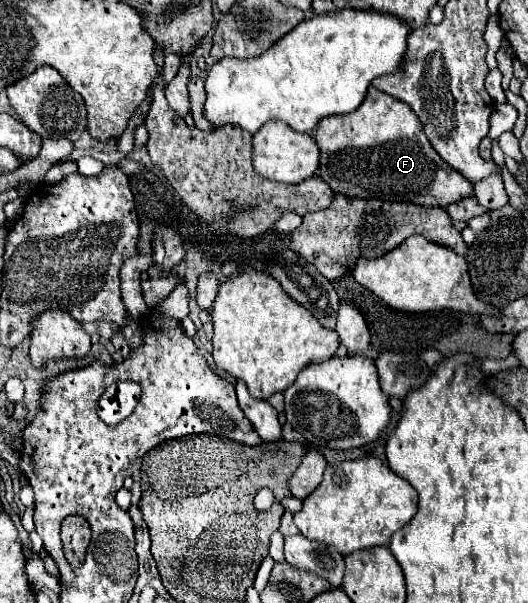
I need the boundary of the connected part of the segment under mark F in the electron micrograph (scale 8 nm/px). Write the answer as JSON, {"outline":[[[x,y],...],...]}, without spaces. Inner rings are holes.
{"outline":[[[374,87],[368,89],[364,103],[348,115],[332,115],[322,119],[314,131],[320,147],[320,177],[332,191],[356,199],[380,199],[390,203],[414,203],[422,207],[448,207],[466,197],[474,197],[474,187],[458,171],[454,171],[430,145],[422,125],[408,103],[398,101]]]}

